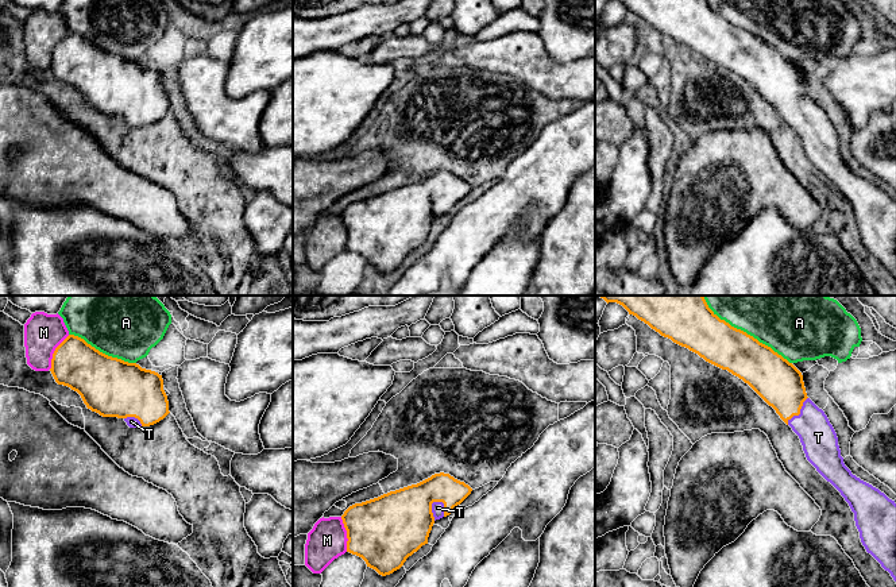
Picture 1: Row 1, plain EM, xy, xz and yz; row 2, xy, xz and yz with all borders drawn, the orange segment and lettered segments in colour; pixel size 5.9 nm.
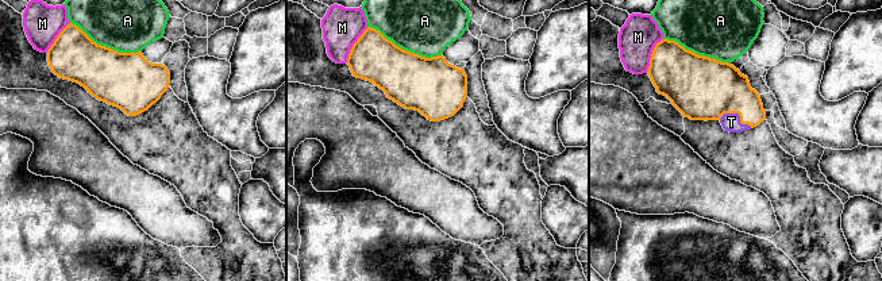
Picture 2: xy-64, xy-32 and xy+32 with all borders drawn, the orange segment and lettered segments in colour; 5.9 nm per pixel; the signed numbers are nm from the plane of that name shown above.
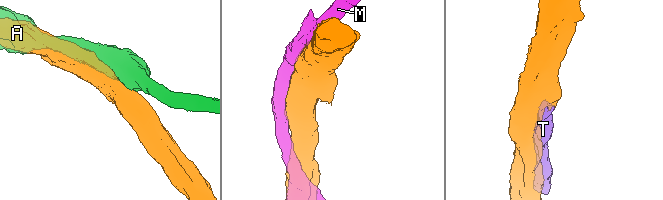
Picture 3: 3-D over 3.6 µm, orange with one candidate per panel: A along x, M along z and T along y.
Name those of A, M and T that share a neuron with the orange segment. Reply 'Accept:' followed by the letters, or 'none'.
Accept: T

